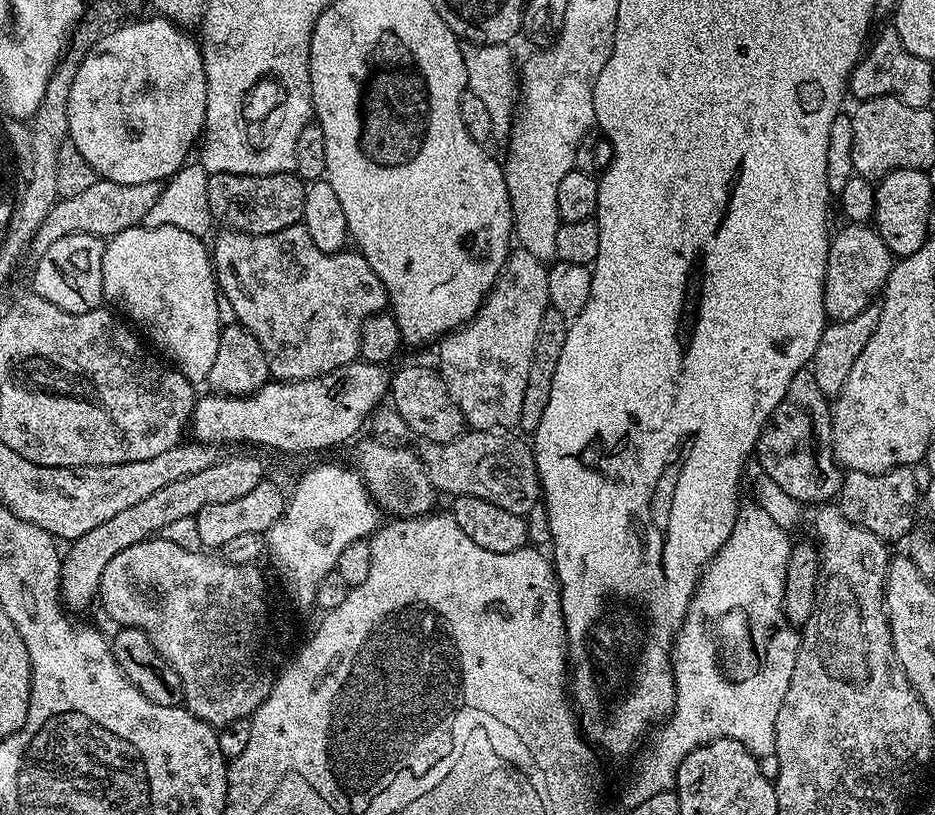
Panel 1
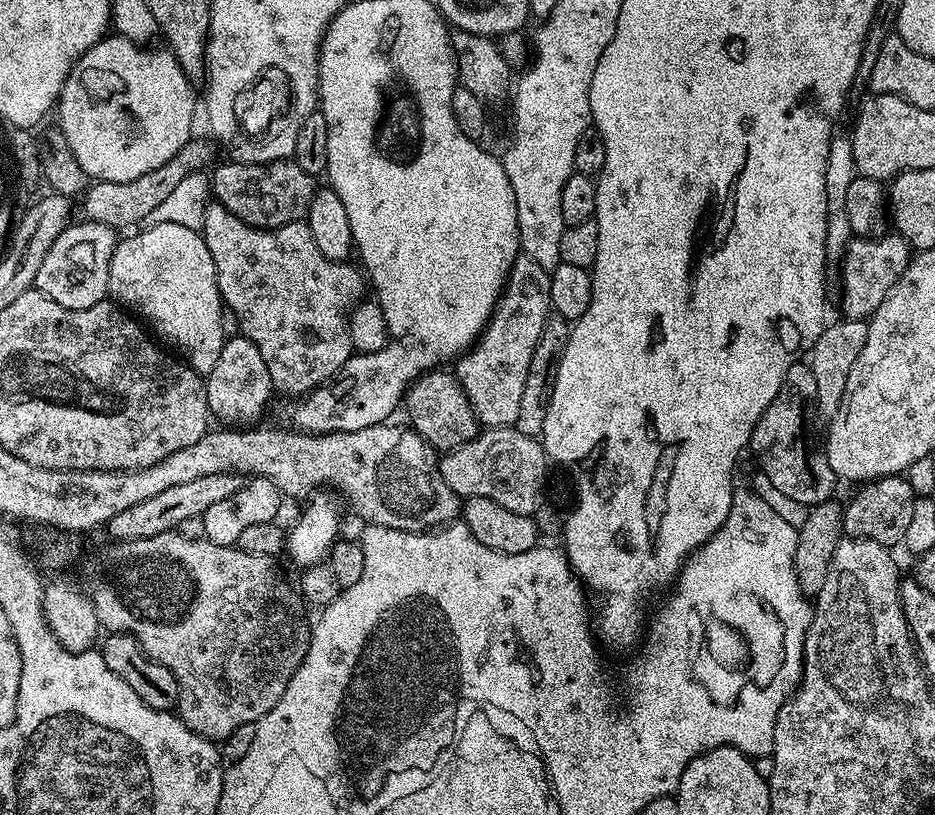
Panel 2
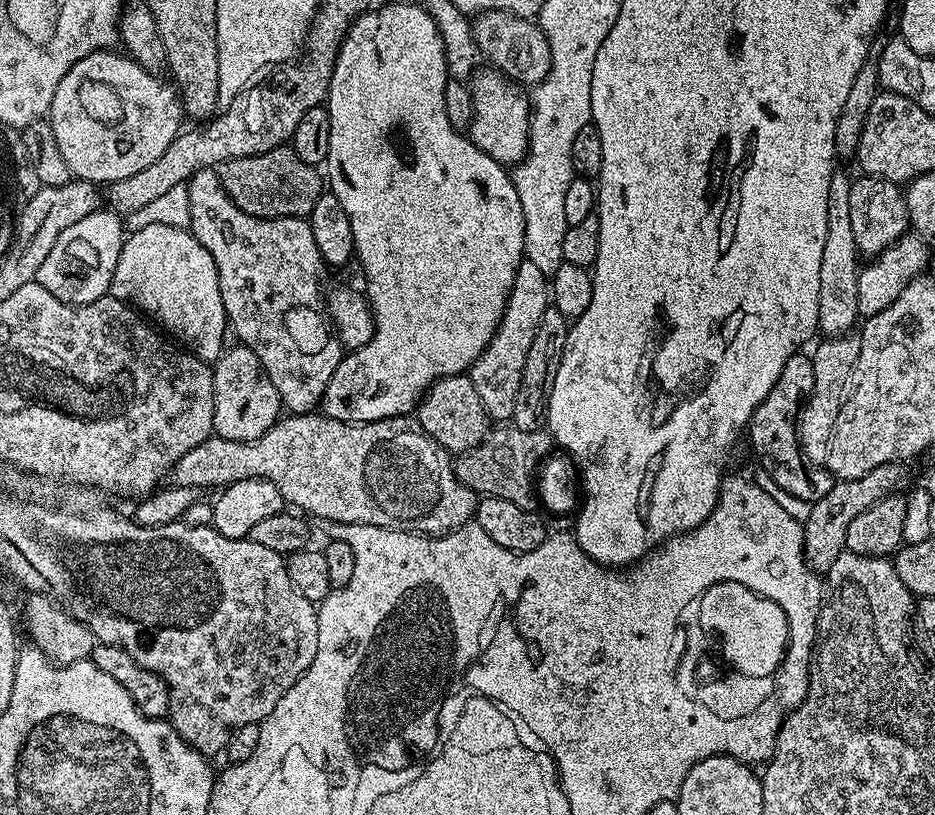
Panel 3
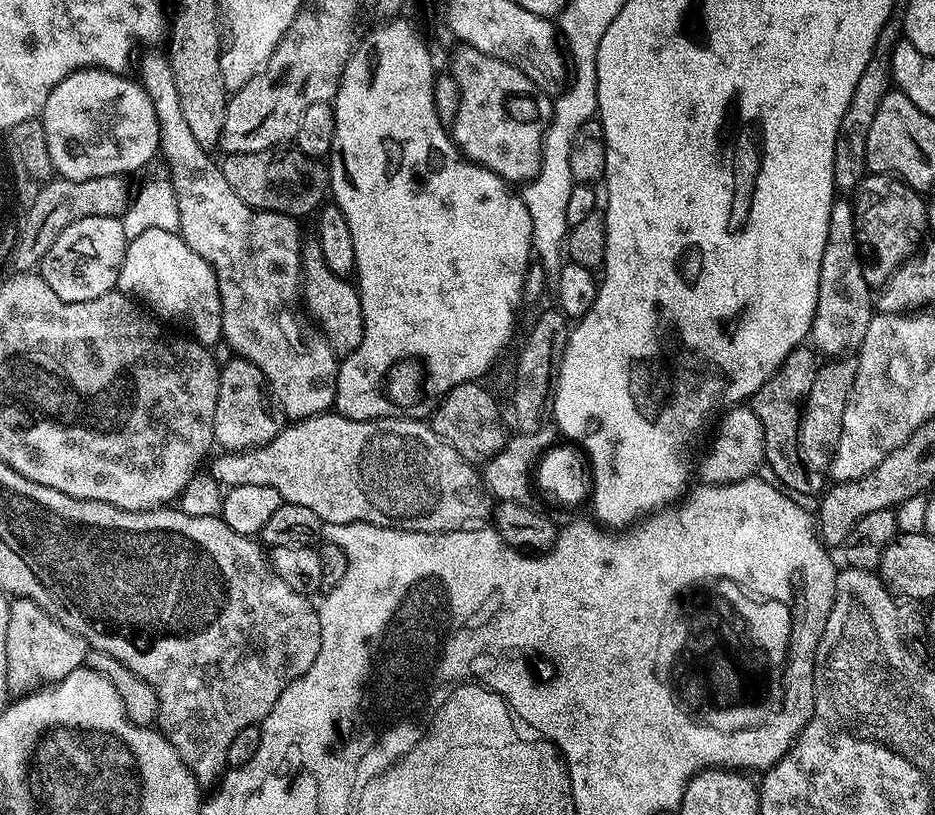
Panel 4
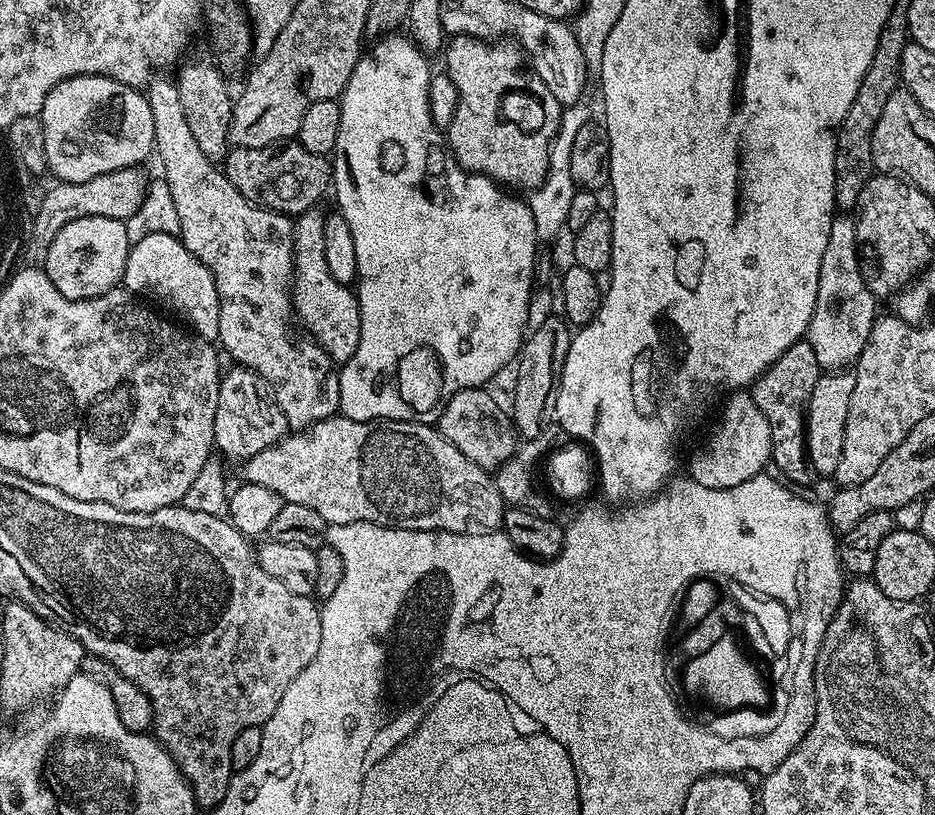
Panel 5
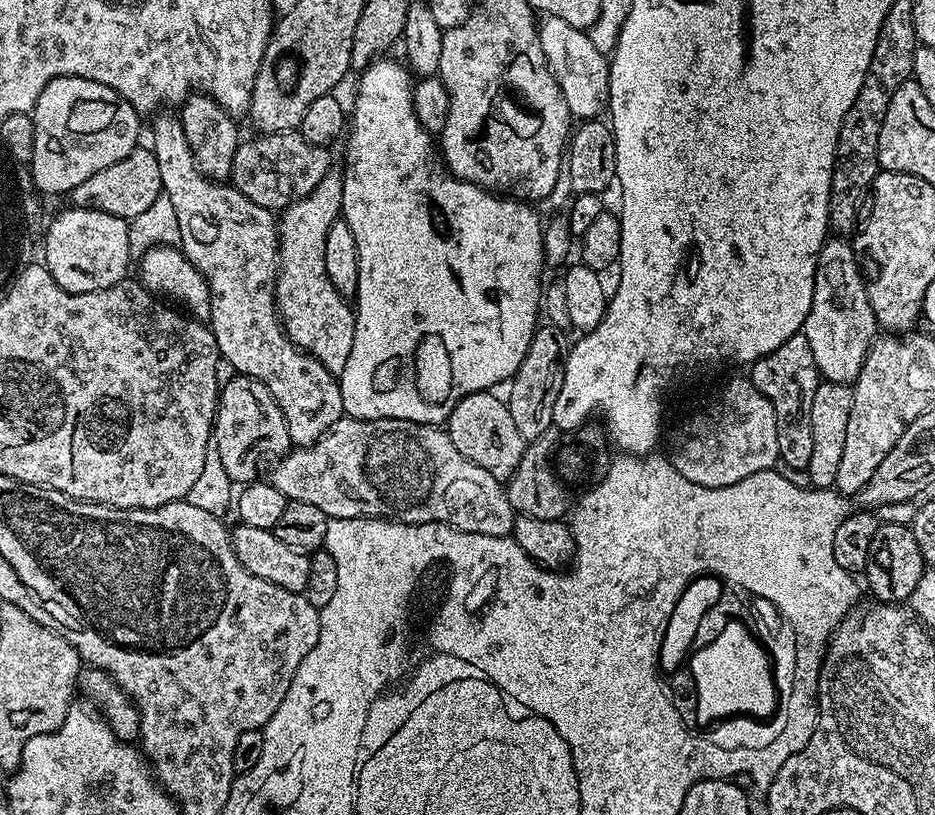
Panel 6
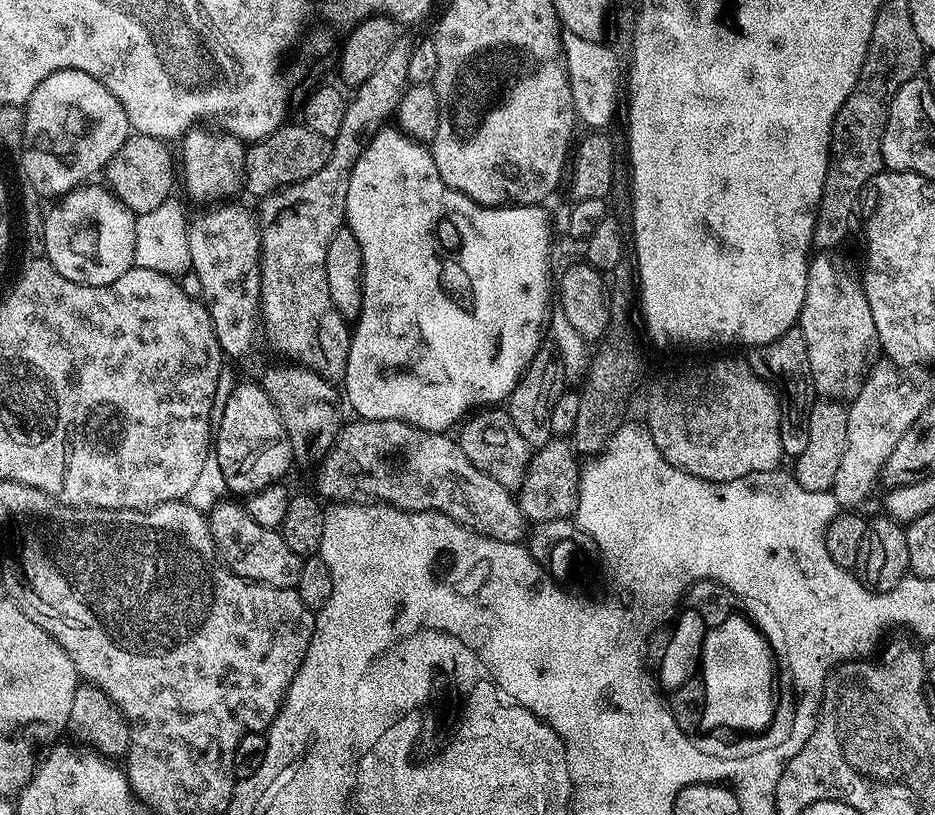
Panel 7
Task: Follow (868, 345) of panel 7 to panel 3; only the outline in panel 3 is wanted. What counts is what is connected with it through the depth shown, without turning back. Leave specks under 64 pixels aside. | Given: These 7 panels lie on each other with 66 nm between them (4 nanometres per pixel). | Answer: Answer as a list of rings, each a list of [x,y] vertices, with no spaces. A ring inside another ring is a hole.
[[[840,170],[833,171],[826,202],[826,242],[822,246],[822,270],[818,274],[818,328],[825,337],[851,333],[861,319],[857,282],[861,267],[856,264],[858,253],[850,222],[851,185],[850,176]]]

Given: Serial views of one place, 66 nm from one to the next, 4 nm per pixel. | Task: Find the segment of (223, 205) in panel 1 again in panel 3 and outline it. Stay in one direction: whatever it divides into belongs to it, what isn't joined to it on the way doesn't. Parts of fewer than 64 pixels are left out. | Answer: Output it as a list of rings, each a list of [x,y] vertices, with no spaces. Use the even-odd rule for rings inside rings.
[[[291,146],[271,148],[257,156],[234,158],[218,165],[220,184],[234,206],[246,210],[246,214],[267,220],[287,216],[307,218],[310,210],[314,210],[314,202],[318,202],[320,193],[326,188],[321,173],[319,176],[316,172],[319,172],[317,165],[302,162]]]

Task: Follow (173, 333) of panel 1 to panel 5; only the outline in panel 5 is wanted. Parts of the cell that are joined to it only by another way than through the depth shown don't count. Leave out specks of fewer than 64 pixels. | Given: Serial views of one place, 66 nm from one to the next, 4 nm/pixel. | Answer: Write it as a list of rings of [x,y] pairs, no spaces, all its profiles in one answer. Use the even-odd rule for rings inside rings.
[[[146,234],[146,238],[135,241],[128,250],[122,284],[127,291],[135,294],[137,297],[149,298],[148,296],[153,296],[154,299],[161,300],[164,304],[172,304],[173,310],[181,316],[179,319],[185,325],[192,324],[188,325],[191,331],[203,340],[215,341],[217,339],[220,303],[218,302],[216,283],[210,274],[210,270],[202,261],[194,258],[194,254],[190,254],[190,250],[186,250],[186,246],[182,243],[179,236]]]

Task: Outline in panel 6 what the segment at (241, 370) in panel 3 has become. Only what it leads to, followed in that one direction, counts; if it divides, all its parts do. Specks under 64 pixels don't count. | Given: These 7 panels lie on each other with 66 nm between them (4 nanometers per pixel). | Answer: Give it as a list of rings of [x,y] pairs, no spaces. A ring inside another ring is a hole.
[[[236,374],[231,378],[233,380],[225,388],[223,385],[218,392],[212,439],[214,449],[222,458],[223,469],[233,485],[243,486],[252,483],[261,475],[260,464],[267,465],[285,456],[293,443],[286,430],[286,418],[282,418],[282,410],[278,410],[278,402],[274,402],[270,390],[266,390],[262,382],[249,376]]]

